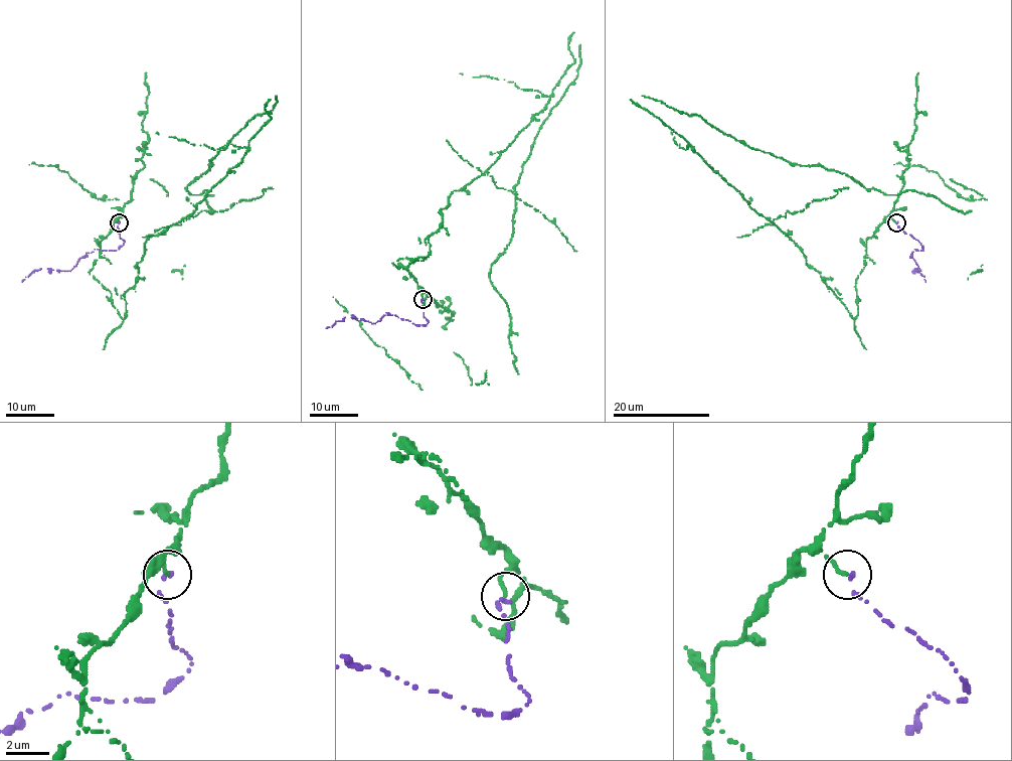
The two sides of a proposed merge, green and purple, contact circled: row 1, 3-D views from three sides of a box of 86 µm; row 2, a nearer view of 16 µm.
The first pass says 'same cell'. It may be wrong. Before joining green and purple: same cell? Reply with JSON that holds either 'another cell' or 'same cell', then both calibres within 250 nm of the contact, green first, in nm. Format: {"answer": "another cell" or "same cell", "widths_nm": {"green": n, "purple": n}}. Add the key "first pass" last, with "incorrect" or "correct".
{"answer": "another cell", "widths_nm": {"green": 180, "purple": 200}, "first pass": "incorrect"}

